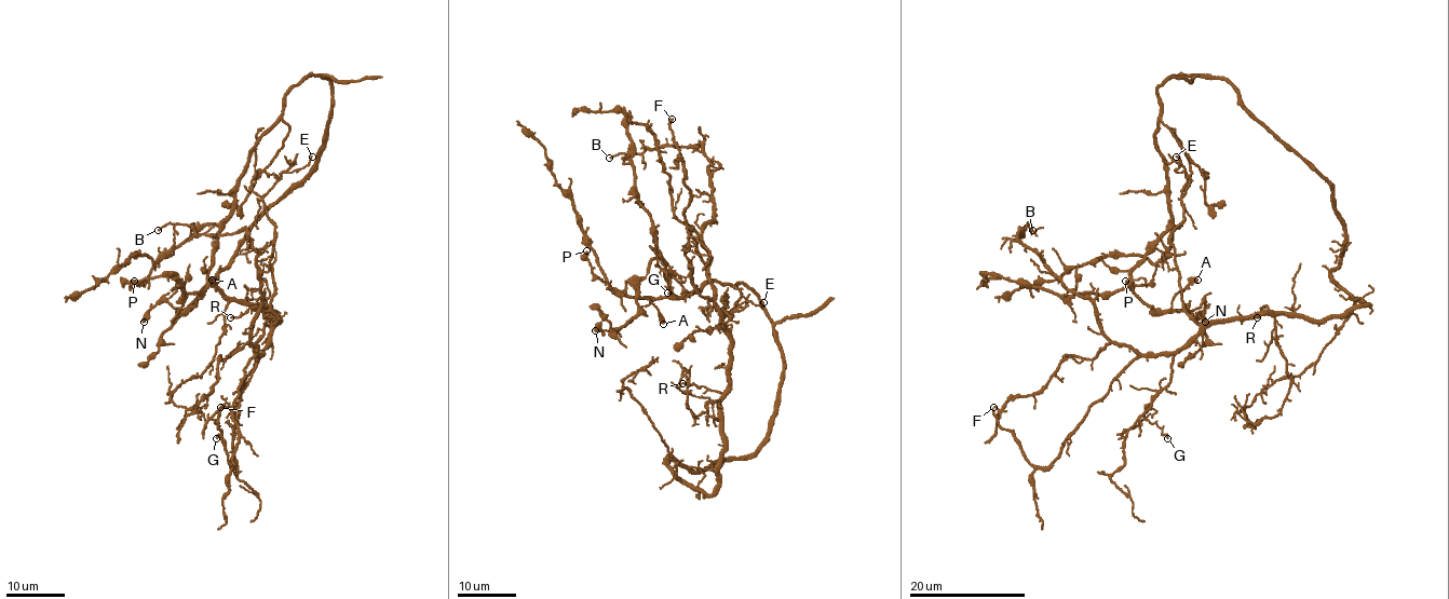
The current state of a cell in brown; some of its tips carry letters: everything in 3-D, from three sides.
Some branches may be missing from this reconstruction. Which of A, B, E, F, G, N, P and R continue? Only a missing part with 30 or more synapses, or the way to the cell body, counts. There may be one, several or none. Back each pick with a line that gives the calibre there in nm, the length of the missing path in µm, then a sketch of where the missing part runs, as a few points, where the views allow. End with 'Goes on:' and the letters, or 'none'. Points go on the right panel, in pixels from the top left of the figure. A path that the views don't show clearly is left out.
Goes on: none

